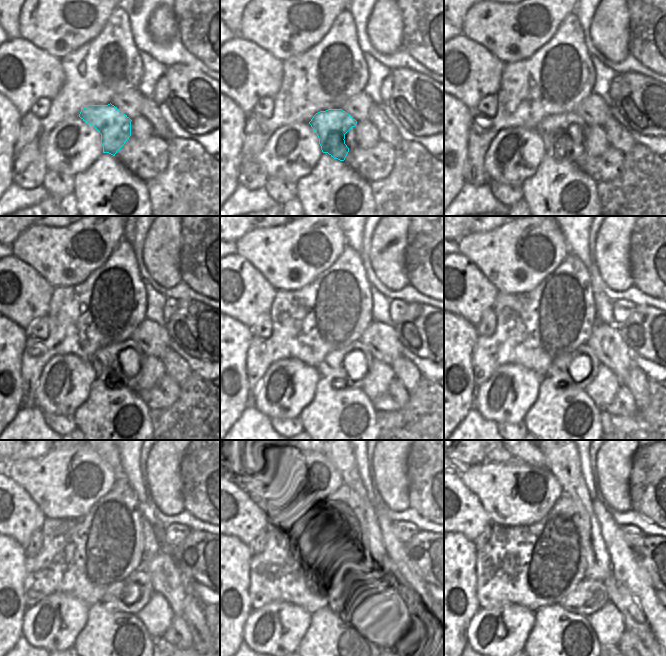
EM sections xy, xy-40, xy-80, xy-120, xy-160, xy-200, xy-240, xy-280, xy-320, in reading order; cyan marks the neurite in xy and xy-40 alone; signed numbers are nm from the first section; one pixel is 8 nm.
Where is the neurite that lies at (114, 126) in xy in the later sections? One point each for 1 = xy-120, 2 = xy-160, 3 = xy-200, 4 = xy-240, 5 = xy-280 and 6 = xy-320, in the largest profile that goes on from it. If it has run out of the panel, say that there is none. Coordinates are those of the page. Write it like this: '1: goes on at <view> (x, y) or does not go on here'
1: goes on at xy-120 (106, 362)
2: goes on at xy-160 (332, 367)
3: goes on at xy-200 (558, 372)
4: goes on at xy-240 (113, 598)
5: goes on at xy-280 (362, 592)
6: goes on at xy-320 (589, 596)

